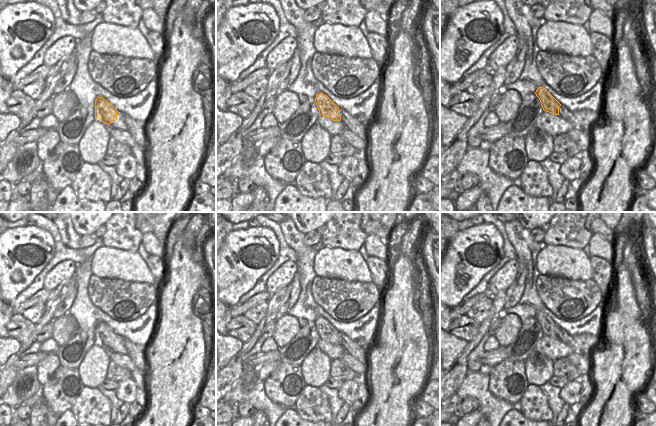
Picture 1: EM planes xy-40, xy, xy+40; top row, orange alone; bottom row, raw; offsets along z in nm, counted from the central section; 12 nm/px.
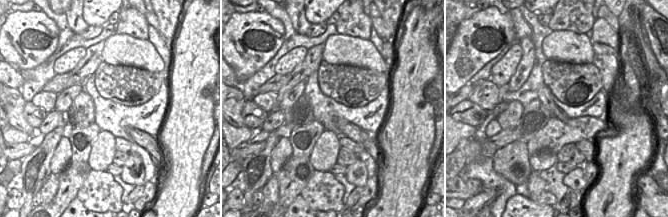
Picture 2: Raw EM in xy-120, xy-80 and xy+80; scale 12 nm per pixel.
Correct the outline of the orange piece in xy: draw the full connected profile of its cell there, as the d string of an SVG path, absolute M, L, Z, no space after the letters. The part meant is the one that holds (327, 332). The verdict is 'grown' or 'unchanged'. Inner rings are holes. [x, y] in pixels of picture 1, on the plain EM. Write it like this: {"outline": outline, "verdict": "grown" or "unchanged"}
{"outline": "M320 317L316 319L315 325L319 339L333 345L342 345L345 352L352 355L363 364L367 364L367 353L363 351L360 343L350 339L347 335L339 332L327 319Z", "verdict": "grown"}

